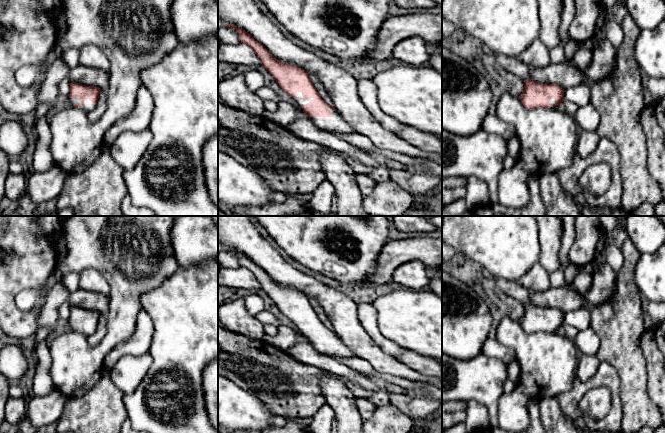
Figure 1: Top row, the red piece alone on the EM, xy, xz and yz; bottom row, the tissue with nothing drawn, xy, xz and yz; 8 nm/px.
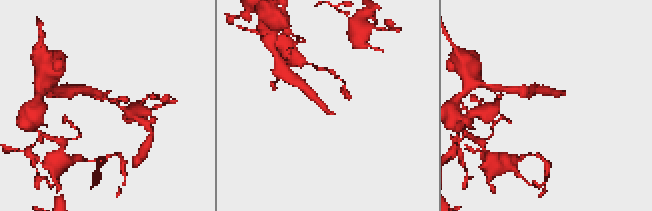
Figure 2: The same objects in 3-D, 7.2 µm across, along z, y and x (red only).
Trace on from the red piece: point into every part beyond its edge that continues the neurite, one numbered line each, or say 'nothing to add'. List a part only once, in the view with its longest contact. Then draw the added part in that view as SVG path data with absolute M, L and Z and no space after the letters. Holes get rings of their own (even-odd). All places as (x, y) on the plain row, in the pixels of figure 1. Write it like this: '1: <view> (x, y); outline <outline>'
1: xy (89, 329); outline M84 323L84 330L78 330L77 332L83 333L84 335L91 335L93 332L95 332L95 328L91 326L89 323Z

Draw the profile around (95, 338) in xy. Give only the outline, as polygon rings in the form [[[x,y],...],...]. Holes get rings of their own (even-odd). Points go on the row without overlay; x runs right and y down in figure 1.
[[[101,315],[95,332],[87,337],[88,343],[91,346],[98,345],[106,335],[106,332],[107,332],[107,319],[105,315]]]

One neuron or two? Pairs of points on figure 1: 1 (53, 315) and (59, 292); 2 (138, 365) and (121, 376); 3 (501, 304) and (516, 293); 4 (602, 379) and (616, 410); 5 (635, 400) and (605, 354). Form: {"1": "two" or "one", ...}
{"1": "one", "2": "one", "3": "two", "4": "one", "5": "one"}

